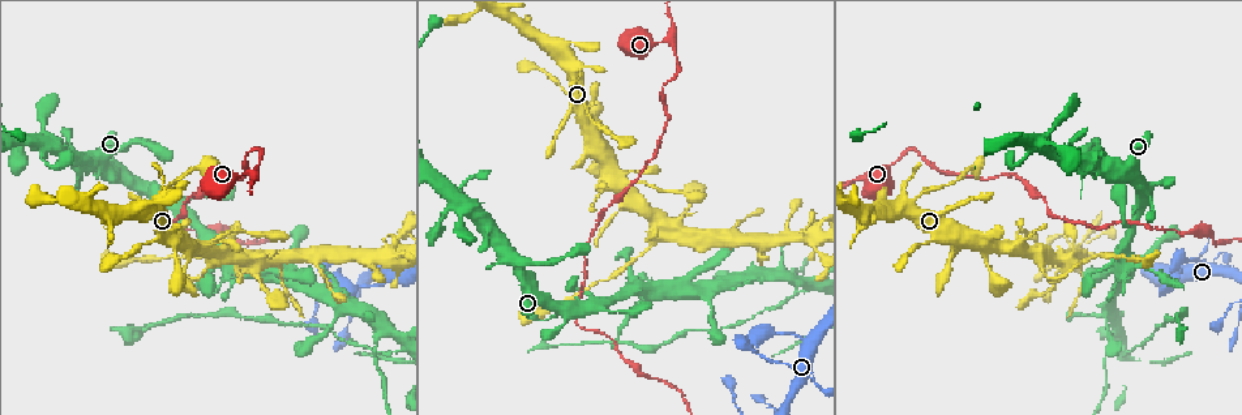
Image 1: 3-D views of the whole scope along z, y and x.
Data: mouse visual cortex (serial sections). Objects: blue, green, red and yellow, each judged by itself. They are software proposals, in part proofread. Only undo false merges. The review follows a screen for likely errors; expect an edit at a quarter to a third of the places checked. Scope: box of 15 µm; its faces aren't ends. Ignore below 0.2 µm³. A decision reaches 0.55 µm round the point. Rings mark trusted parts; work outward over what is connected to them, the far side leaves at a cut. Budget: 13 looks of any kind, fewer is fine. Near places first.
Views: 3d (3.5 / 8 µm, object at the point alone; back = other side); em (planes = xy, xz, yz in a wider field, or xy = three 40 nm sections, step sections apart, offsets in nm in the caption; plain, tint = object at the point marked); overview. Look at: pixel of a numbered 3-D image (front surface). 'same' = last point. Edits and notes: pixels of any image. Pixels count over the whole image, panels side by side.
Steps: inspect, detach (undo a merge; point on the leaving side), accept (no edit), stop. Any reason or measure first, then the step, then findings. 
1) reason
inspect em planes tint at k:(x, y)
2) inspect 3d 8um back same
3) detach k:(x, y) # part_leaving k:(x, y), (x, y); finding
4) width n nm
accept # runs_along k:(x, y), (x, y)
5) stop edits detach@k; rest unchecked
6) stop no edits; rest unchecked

sharp bend
inspect 3d 3.5um at 1:(390, 352)

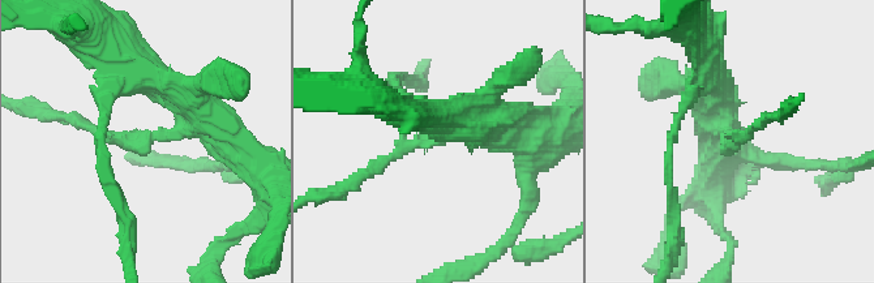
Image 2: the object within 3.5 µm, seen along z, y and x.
inspect em xy step 5 plain at 2:(151, 137)

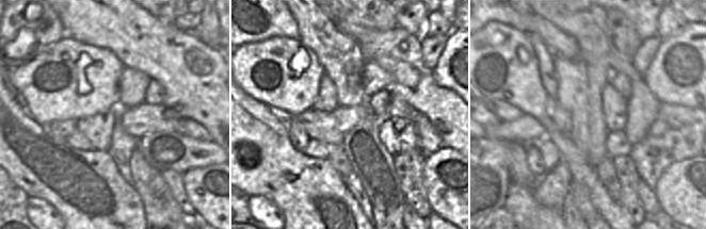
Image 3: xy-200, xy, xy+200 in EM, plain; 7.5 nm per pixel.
inspect em xy step 5 tint same

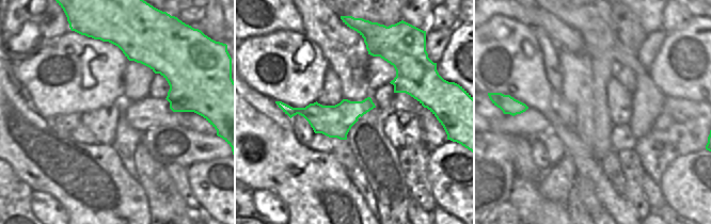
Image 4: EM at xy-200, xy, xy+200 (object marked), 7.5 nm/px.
arm_widths 150, 400 nm
detach 2:(112, 140) # part_leaving 2:(729, 134), (732, 144), (779, 115); two cells meet here

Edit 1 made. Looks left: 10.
see it whole again
inspect overview

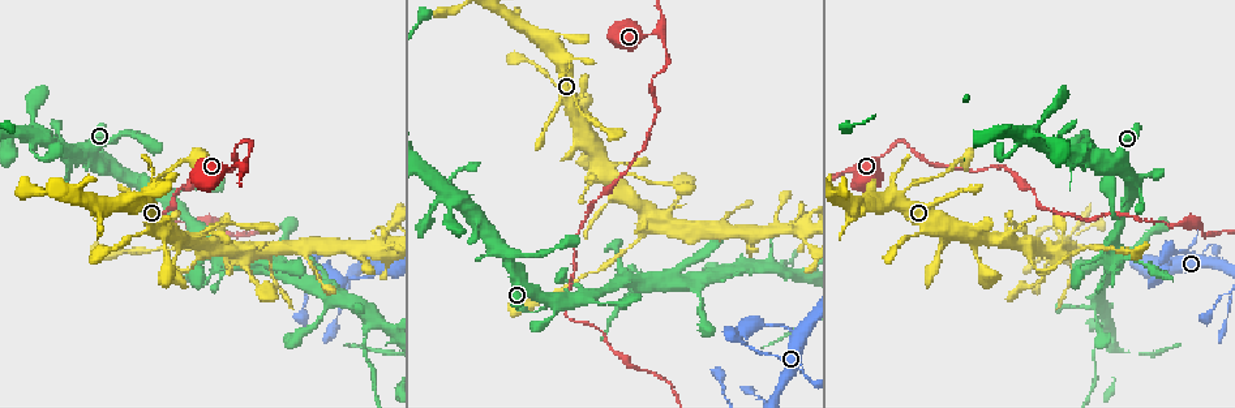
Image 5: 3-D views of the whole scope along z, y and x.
calibre changes
inspect 3d 3.5um at 5:(633, 242)

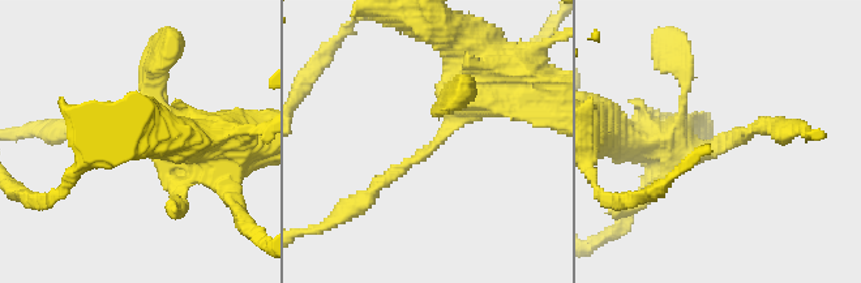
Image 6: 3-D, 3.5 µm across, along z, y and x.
arm_widths 150, 500 nm
inspect em planes tint at 6:(435, 142)

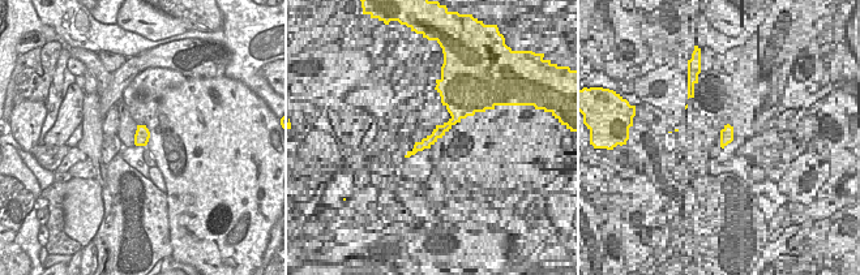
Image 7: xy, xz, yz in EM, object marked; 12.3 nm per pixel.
inspect em xy step 5 tint same

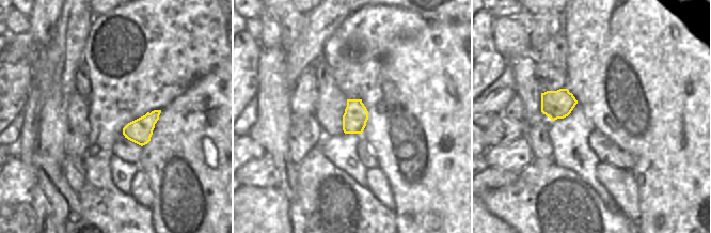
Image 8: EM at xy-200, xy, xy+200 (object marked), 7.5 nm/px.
width 180 nm
detach 6:(415, 159) # border 8:(149, 113), (123, 131); a second cell is stuck on

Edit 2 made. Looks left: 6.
two arms in line, one across
inspect 3d 8um at 5:(239, 166)

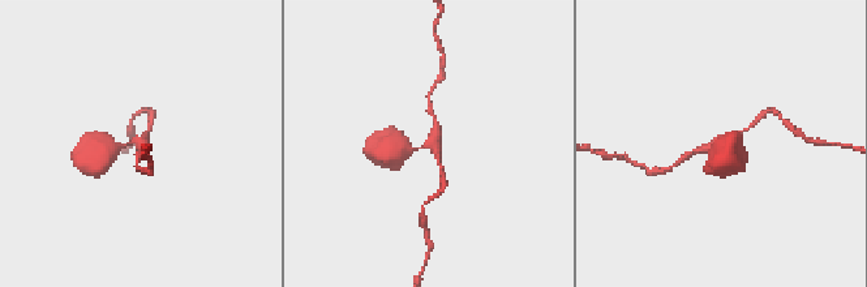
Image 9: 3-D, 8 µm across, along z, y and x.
need the tissue
inspect em xy step 3 tint at 9:(141, 138)

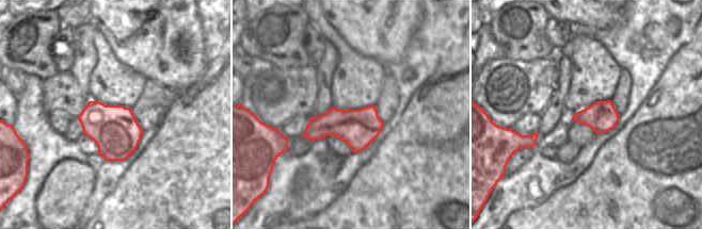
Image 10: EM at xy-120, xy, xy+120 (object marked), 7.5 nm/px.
width 280 nm
accept # runs_along 9:(394, 151), (432, 144), (442, 172); continuous, no second cell

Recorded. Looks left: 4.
sharp bend
inspect 3d 8um at 5:(565, 316)

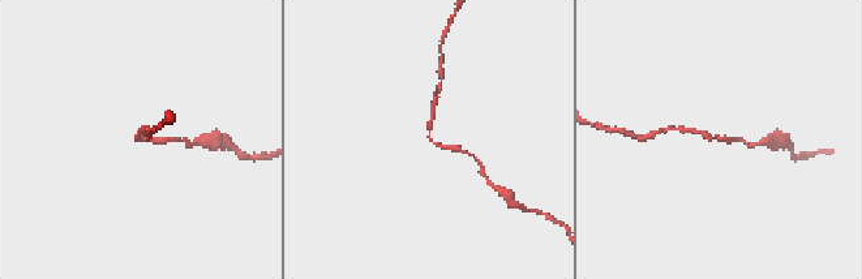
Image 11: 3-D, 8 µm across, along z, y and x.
inspect 3d 3.5um at 11:(721, 138)

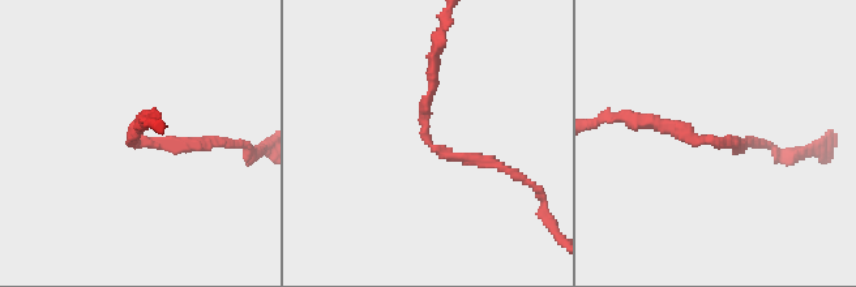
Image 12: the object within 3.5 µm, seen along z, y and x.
arm_widths 150, 150 nm
inspect em xy step 3 tint at 12:(717, 142)

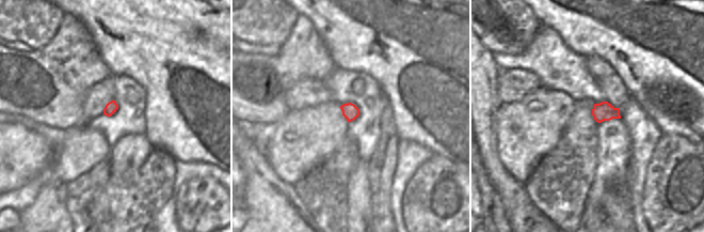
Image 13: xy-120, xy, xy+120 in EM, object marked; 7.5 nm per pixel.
accept # runs_along 12:(437, 54), (426, 140), (505, 167); continuous, no second cell

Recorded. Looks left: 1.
stop edits detach@2, detach@6; rest unchecked

